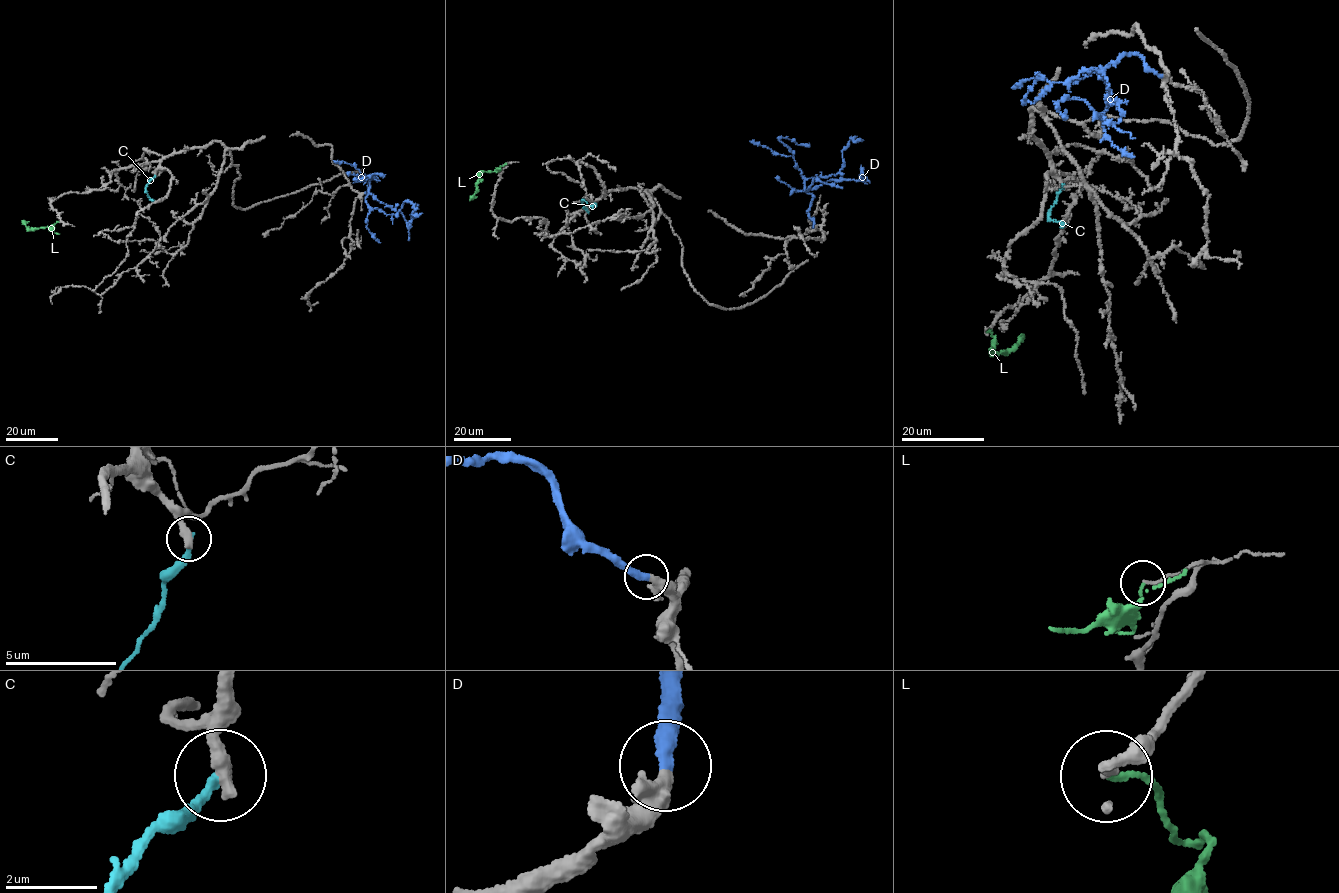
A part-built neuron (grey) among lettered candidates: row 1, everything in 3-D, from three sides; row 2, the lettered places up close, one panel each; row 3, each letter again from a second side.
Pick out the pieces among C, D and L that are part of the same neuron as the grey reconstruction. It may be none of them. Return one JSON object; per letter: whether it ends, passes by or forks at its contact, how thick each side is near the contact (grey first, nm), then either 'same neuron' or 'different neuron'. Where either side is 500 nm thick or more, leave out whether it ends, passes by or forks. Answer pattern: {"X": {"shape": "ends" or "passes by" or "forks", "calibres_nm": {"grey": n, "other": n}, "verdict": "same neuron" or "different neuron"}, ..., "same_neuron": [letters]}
{"C": {"shape": "ends", "calibres_nm": {"grey": 360, "other": 240}, "verdict": "different neuron"}, "D": {"shape": "ends", "calibres_nm": {"grey": 420, "other": 360}, "verdict": "same neuron"}, "L": {"shape": "ends", "calibres_nm": {"grey": 120, "other": 100}, "verdict": "different neuron"}, "same_neuron": ["D"]}

